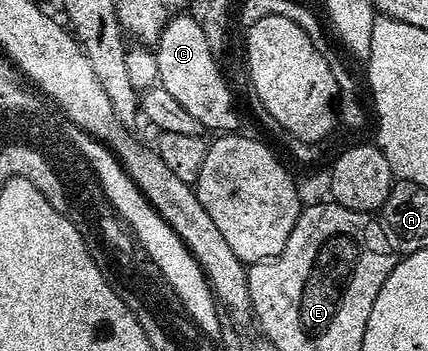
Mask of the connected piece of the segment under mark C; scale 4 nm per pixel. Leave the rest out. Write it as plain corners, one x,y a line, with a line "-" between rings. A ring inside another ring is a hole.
183,16
172,17
171,22
163,29
163,34
159,36
157,48
154,50
159,72
158,84
169,91
189,111
189,115
193,115
193,119
203,125
204,130
238,130
239,113
231,102
231,89
219,70
217,56
210,50
200,22
195,17

